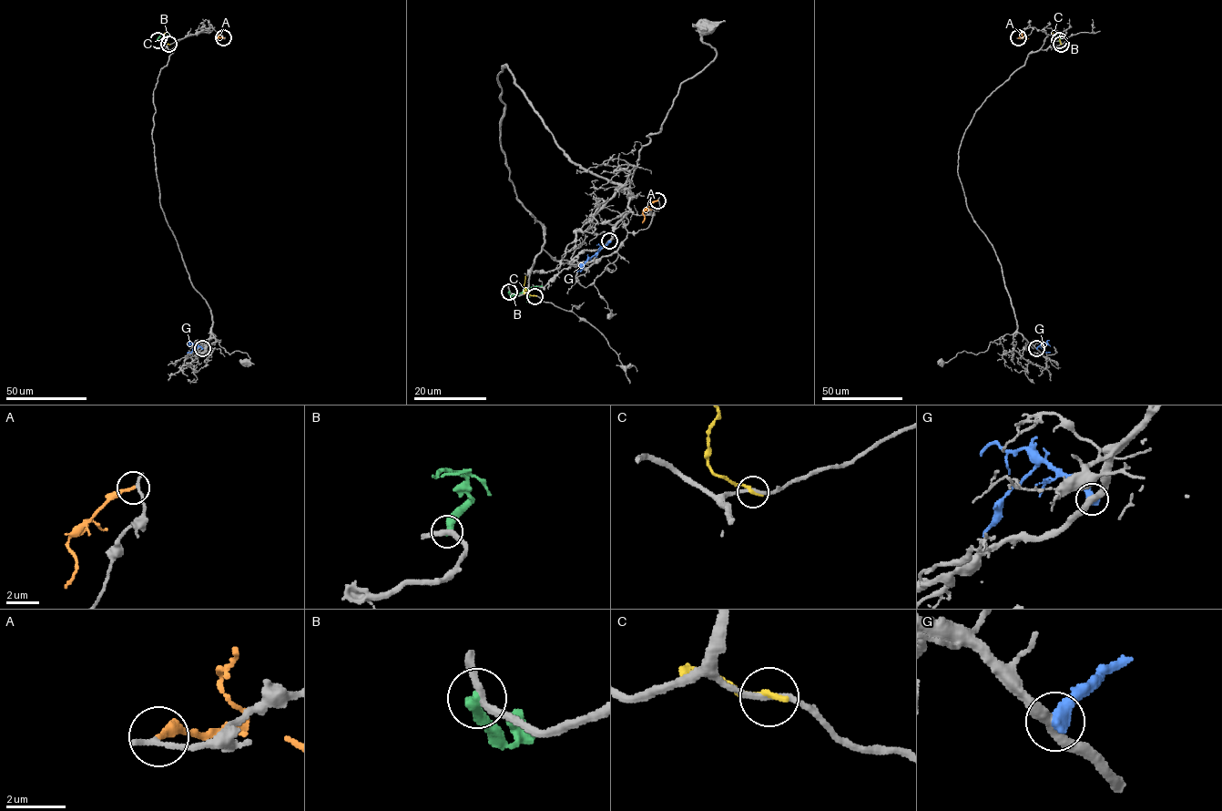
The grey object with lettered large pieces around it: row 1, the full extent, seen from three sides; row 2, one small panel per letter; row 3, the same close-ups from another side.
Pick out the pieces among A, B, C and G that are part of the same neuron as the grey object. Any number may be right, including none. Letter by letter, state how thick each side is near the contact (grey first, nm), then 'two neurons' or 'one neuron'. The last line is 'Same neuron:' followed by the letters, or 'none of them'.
A: 240/200 nm | two neurons
B: 280/440 nm | two neurons
C: 200/240 nm | two neurons
G: 380/550 nm | two neurons
Same neuron: none of them

